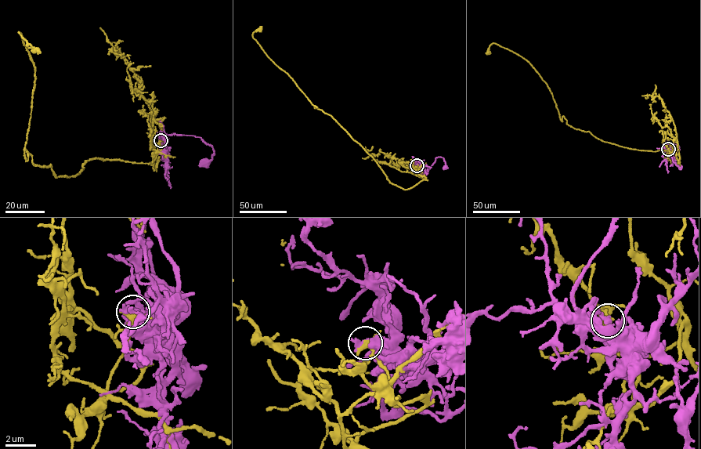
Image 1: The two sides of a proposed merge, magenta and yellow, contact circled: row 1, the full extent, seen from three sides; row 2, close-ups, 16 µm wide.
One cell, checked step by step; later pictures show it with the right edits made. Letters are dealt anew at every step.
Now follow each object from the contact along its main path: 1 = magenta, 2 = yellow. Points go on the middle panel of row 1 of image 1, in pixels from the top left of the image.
1: (417, 165), (420, 167), (419, 172), (422, 174), (439, 157), (442, 157), (446, 167)
2: (417, 165), (425, 179), (406, 189), (392, 184), (269, 57), (253, 38), (257, 30)

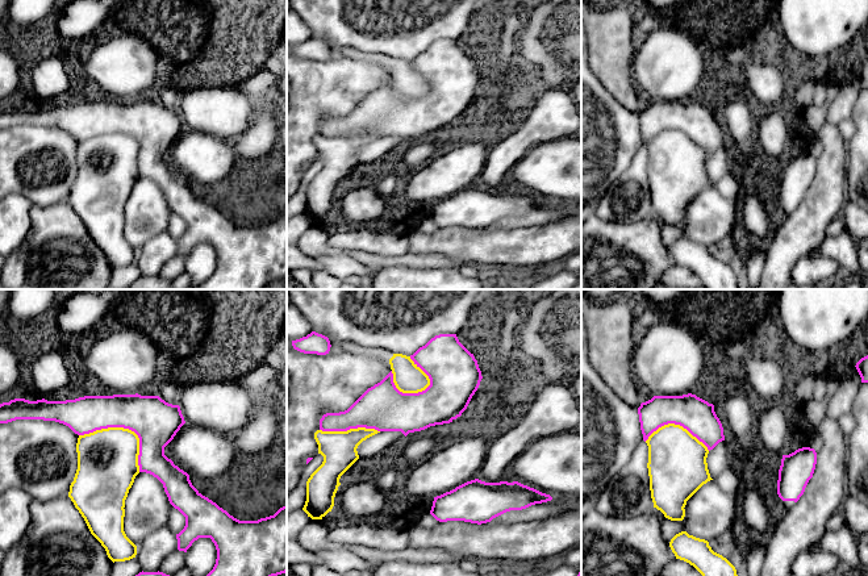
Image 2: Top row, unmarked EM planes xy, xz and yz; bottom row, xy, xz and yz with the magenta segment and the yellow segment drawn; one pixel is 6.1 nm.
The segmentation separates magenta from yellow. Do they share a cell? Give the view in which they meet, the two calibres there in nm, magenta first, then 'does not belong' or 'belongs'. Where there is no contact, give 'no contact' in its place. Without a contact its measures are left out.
contact in xy; calibres 280 and 360 nm; does not belong

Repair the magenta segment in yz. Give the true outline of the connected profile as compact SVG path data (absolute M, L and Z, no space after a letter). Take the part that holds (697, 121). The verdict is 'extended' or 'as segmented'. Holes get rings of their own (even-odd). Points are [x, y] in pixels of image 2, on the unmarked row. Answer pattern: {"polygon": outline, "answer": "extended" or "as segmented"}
{"polygon": "M692 99L654 101L640 109L638 120L644 147L654 137L668 129L687 134L709 156L725 146L723 133L714 117L714 110Z", "answer": "as segmented"}

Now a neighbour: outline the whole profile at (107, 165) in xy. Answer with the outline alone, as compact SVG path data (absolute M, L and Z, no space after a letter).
M108 133L79 141L78 175L68 203L108 263L135 263L137 251L124 237L125 205L139 179L138 141L124 133Z

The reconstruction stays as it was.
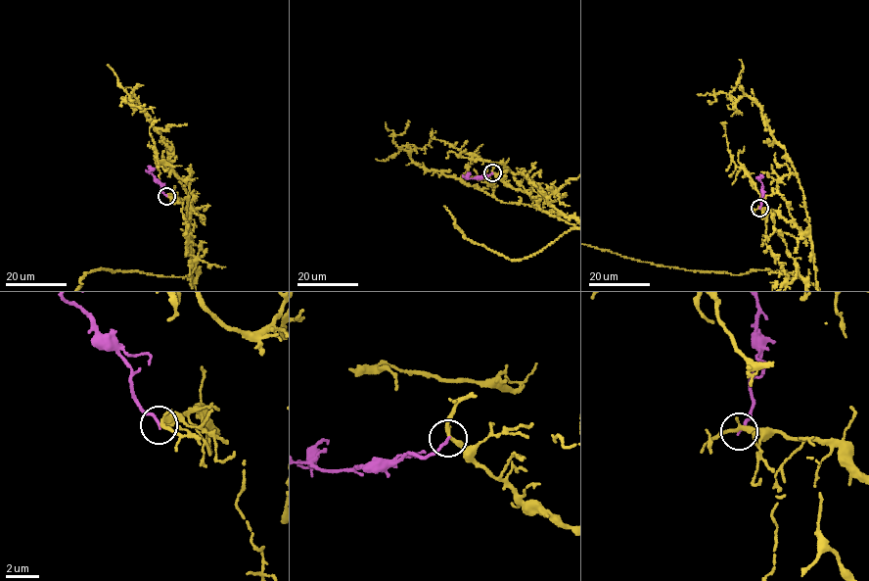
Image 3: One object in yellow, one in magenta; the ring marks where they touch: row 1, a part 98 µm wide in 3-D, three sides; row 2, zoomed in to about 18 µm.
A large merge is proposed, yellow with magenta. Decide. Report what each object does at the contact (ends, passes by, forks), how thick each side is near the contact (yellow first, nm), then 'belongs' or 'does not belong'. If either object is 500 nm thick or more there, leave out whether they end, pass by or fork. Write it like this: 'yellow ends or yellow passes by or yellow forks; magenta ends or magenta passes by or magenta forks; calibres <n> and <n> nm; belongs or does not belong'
yellow passes by; magenta ends; calibres 220 and 170 nm; does not belong

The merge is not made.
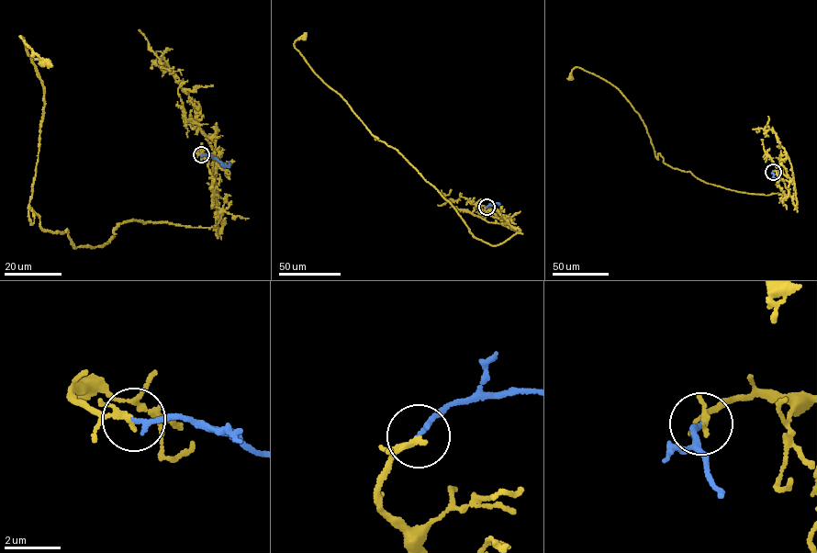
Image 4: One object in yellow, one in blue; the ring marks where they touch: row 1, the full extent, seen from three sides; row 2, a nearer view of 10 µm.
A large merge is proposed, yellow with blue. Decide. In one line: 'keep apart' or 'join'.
join

